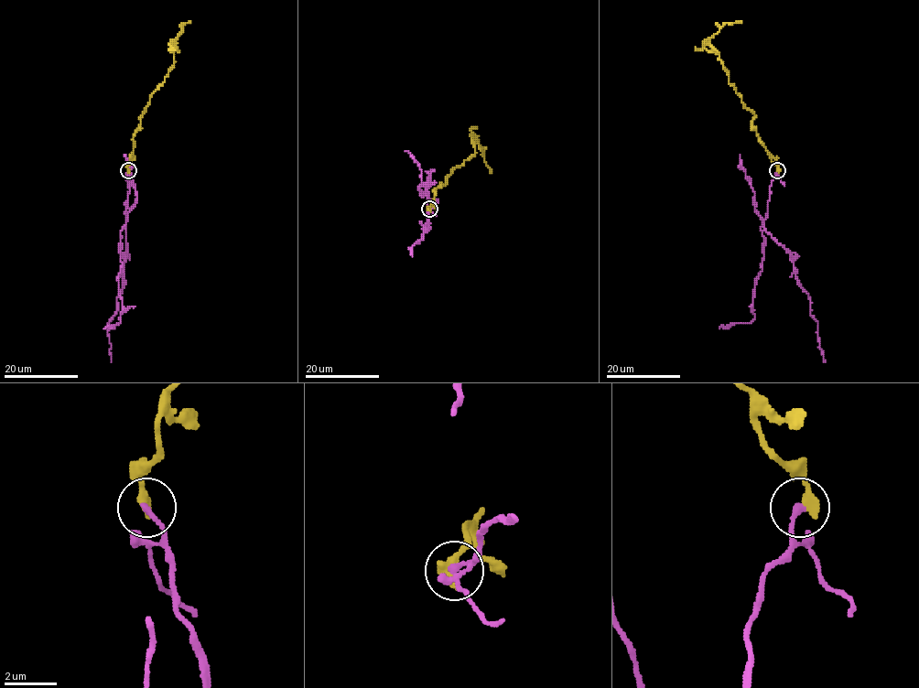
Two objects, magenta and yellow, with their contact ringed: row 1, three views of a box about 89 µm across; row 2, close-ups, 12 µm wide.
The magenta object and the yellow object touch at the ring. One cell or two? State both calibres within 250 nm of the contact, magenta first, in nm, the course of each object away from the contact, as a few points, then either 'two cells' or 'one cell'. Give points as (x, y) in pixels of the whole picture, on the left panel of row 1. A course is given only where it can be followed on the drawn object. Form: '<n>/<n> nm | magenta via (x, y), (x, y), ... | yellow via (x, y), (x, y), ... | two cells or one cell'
240/360 nm | magenta via (128, 170), (136, 200), (124, 227), (127, 244), (122, 293), (116, 299), (118, 309), (108, 322), (111, 361) | yellow via (128, 170), (141, 116), (149, 96), (164, 82), (172, 67), (171, 44), (182, 23), (190, 21) | two cells

